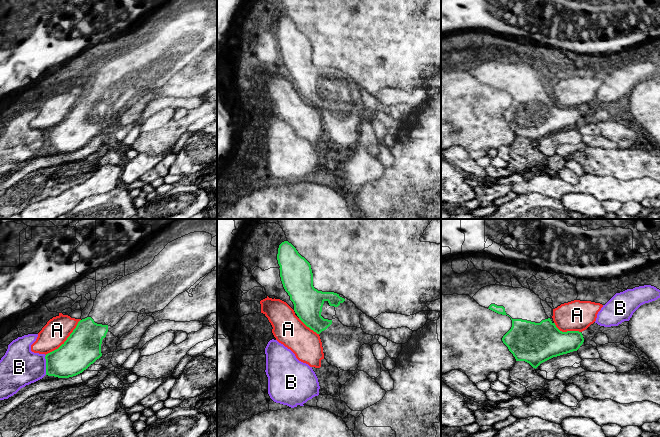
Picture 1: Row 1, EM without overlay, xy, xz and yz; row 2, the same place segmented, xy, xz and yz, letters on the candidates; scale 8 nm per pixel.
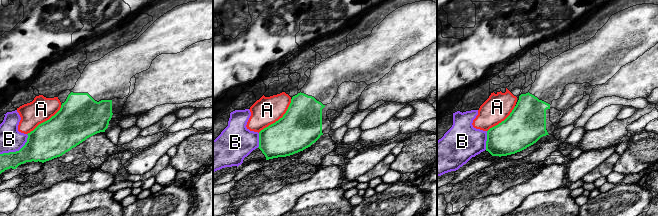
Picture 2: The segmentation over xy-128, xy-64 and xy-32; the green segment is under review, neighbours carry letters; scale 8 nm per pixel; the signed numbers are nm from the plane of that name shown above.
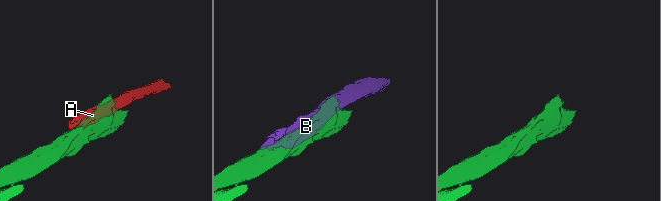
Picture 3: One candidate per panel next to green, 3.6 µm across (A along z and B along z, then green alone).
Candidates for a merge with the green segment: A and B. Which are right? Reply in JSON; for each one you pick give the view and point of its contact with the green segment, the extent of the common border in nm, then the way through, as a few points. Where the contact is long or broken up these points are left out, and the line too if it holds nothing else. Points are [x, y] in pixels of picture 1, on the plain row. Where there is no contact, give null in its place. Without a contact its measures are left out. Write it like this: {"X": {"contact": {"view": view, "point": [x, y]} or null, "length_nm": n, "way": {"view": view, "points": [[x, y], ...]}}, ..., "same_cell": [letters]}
{"same_cell": []}

